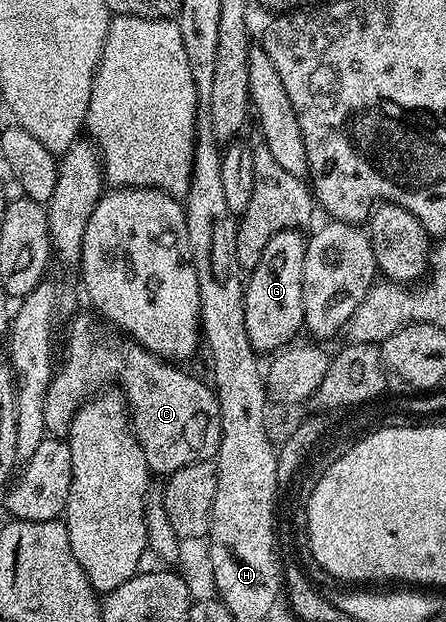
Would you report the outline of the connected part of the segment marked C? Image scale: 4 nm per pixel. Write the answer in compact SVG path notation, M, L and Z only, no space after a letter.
M96 314L77 315L69 323L69 332L65 335L65 360L56 368L49 380L49 388L43 401L43 421L46 432L53 437L65 437L69 433L69 422L82 402L94 393L100 392L110 379L116 385L129 412L129 422L133 428L133 436L139 441L139 449L143 449L143 457L147 457L147 465L154 476L168 477L179 469L192 463L203 463L212 460L219 449L221 440L221 414L216 398L205 399L205 387L193 375L172 367L172 362L164 361L162 356L153 355L140 347L136 339L114 329L104 318Z

